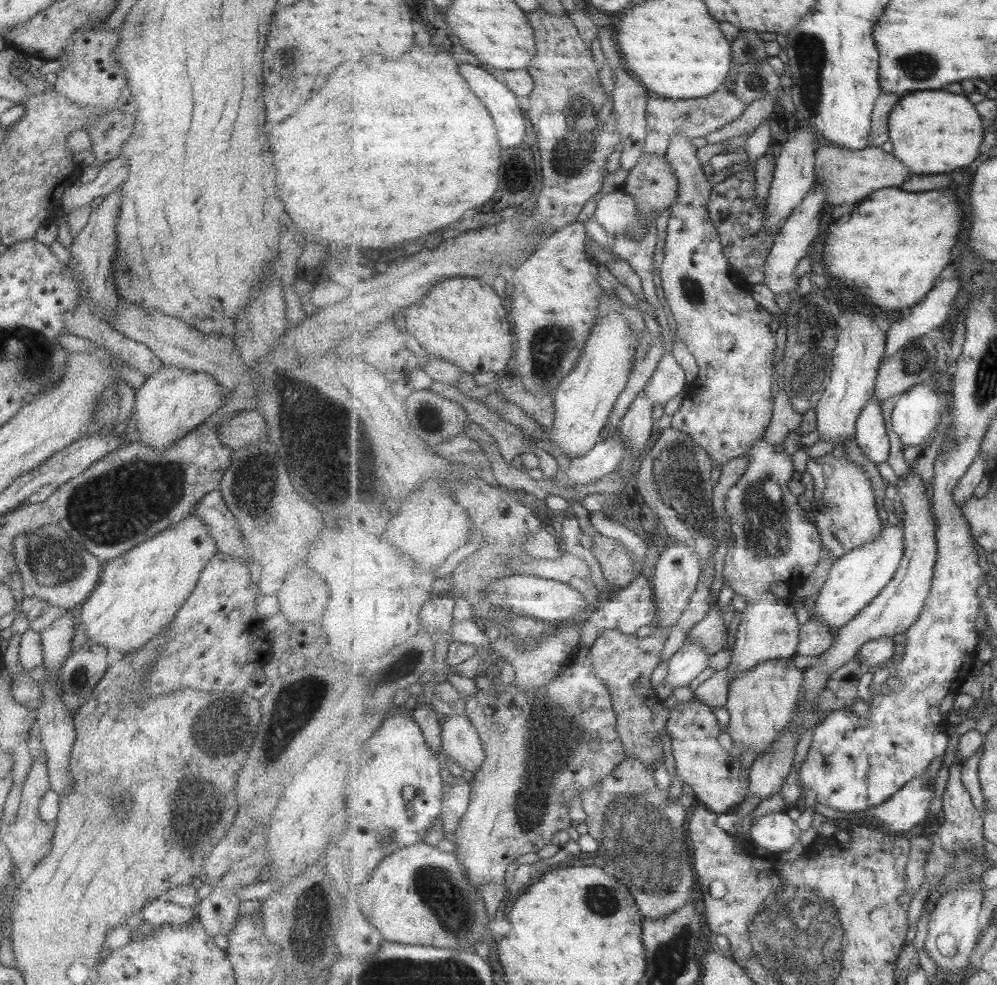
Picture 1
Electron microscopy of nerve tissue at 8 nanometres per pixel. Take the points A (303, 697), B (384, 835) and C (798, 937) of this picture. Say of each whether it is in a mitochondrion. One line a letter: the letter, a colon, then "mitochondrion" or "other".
A: mitochondrion
B: mitochondrion
C: mitochondrion

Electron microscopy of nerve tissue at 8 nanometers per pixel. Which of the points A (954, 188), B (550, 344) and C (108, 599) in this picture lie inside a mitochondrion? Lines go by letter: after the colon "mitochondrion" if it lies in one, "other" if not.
A: other
B: mitochondrion
C: other

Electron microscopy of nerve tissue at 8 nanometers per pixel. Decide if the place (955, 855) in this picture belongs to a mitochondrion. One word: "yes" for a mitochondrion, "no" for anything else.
yes

